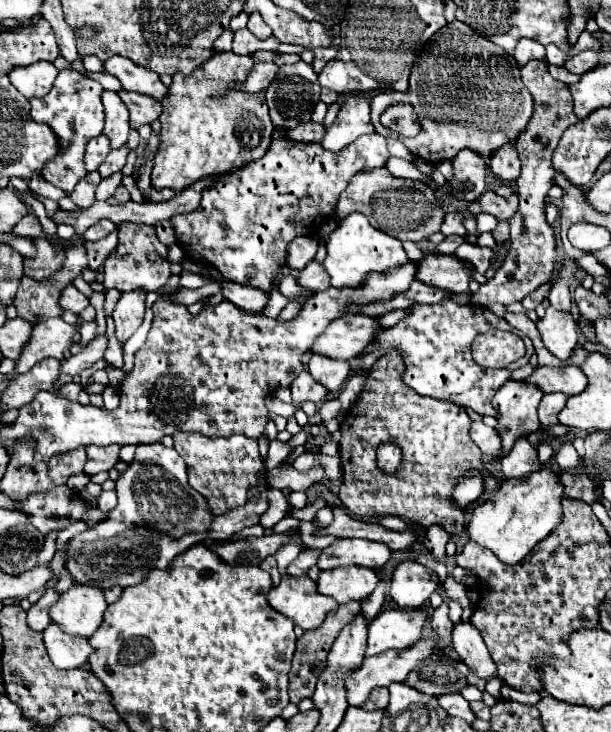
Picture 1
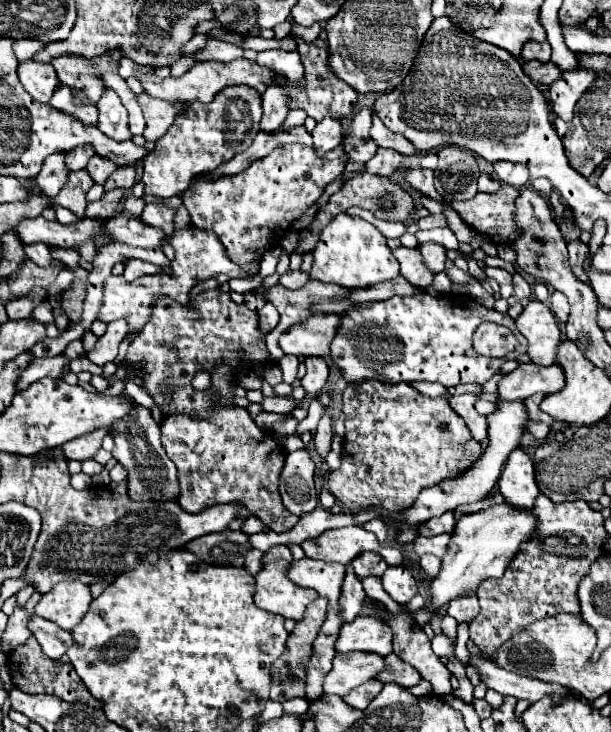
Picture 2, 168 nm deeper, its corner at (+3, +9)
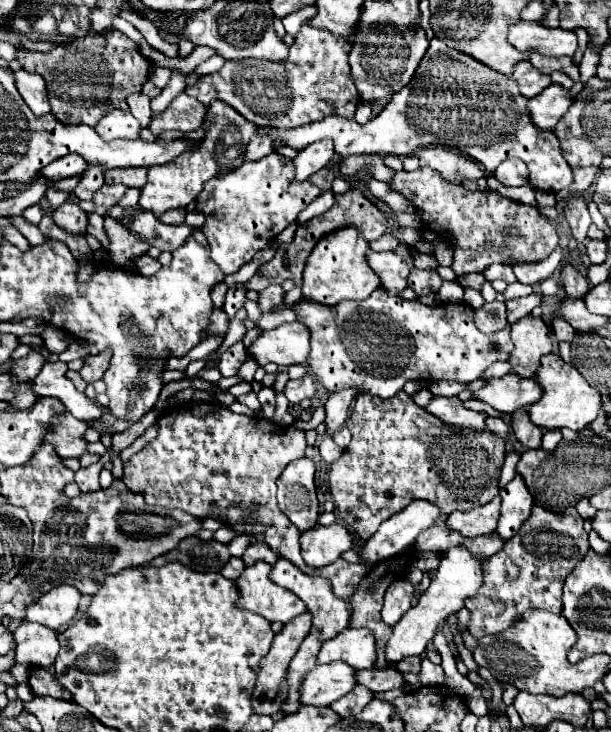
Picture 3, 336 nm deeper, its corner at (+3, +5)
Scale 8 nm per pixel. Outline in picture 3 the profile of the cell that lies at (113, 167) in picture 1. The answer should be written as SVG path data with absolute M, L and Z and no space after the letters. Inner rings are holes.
M88 167L84 177L80 179L80 183L74 189L74 195L78 199L92 199L94 193L104 185L104 177L102 177L102 169L98 167Z

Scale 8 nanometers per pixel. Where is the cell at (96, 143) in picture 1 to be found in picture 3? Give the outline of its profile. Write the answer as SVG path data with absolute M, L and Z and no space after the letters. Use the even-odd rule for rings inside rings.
M72 153L72 155L58 159L58 161L52 161L44 169L40 169L40 175L46 177L48 181L60 181L60 179L72 177L76 173L82 173L84 169L86 169L86 161L82 157L78 157L76 153Z

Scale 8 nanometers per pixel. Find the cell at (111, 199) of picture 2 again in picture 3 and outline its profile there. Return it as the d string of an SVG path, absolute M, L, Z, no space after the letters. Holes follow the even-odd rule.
M102 185L102 189L98 189L98 193L94 193L94 203L96 205L106 205L106 207L114 207L126 193L126 185Z

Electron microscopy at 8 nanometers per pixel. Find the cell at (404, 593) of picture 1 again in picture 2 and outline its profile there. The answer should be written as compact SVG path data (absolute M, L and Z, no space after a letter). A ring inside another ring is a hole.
M408 565L388 567L382 575L384 591L400 605L406 605L418 593L418 581Z

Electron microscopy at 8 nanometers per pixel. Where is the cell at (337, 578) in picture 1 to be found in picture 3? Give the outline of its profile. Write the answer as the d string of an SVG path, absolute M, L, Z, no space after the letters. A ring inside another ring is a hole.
M282 557L272 565L270 579L272 579L276 585L280 585L280 587L284 587L284 589L288 589L288 591L292 591L292 593L296 593L296 595L304 601L306 611L312 613L312 629L310 629L310 635L306 637L306 641L302 641L298 653L292 657L292 661L290 661L290 665L288 665L288 671L286 671L288 697L286 697L286 701L282 703L280 711L282 711L284 715L290 715L290 713L296 713L296 711L302 707L300 701L298 701L298 685L300 685L302 677L304 677L310 669L316 667L316 655L318 655L318 649L322 647L324 641L328 641L330 637L336 637L342 629L348 627L350 611L348 611L346 601L334 597L334 593L332 593L332 589L330 589L330 583L328 583L326 579L304 575L298 567L290 565L290 563L288 563L286 559L282 559Z

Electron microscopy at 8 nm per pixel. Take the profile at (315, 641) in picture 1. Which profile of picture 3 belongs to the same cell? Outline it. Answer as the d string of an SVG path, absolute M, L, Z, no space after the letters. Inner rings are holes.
M302 613L302 615L294 617L294 621L286 623L280 633L274 635L272 647L270 647L268 655L262 657L262 663L260 663L260 669L258 669L258 681L256 681L256 687L254 687L254 693L252 693L254 713L274 715L276 711L280 711L280 705L286 699L286 669L288 669L288 663L296 655L300 643L308 635L308 631L310 631L310 613Z

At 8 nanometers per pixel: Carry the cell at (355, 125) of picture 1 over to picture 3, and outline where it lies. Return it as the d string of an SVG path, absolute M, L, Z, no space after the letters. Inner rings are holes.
M322 139L322 141L310 143L304 151L300 151L292 159L294 167L296 167L296 179L306 181L310 175L314 175L322 167L330 165L332 159L334 159L334 147L330 145L330 141Z

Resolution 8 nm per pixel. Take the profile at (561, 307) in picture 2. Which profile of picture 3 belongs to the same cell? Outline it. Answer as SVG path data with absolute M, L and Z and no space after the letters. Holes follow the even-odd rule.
M554 319L552 321L552 331L558 337L558 341L572 341L572 337L574 337L572 325L566 323L564 319Z

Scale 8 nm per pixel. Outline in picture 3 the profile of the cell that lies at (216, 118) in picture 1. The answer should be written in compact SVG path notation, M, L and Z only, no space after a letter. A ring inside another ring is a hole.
M212 101L212 105L208 107L204 127L206 127L206 137L202 145L194 149L194 153L184 153L182 157L176 157L166 165L148 169L148 185L140 189L140 201L138 201L138 207L142 211L150 211L156 217L160 217L168 209L186 207L190 201L198 197L198 193L202 191L204 183L210 177L224 173L228 169L226 165L220 165L218 157L236 157L236 165L244 163L244 151L250 137L254 135L256 125L250 125L250 121L246 121L238 111L230 109L230 105L222 101Z

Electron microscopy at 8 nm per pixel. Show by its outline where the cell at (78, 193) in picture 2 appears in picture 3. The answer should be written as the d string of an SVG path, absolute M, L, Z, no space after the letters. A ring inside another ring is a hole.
M66 201L62 207L58 207L52 213L52 219L54 219L54 223L58 227L62 227L64 231L68 231L72 235L84 233L86 231L86 225L88 225L86 213L76 203L70 203L70 201Z

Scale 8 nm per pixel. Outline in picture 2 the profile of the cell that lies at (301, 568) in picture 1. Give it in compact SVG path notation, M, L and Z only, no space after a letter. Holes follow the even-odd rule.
M276 545L268 553L264 553L262 561L264 563L270 563L270 561L286 561L286 563L290 563L292 561L292 551L286 545Z

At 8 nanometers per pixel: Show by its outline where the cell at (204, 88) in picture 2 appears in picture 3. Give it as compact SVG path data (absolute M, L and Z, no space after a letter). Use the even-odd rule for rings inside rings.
M308 21L302 23L298 41L294 45L286 57L286 63L276 65L282 67L278 71L274 71L274 63L268 59L226 61L220 71L202 77L196 85L186 89L186 93L200 101L208 97L220 99L258 127L290 129L320 121L328 115L352 119L360 103L360 95L350 77L348 65L348 53L352 45L346 39L334 37L326 29L314 29Z

